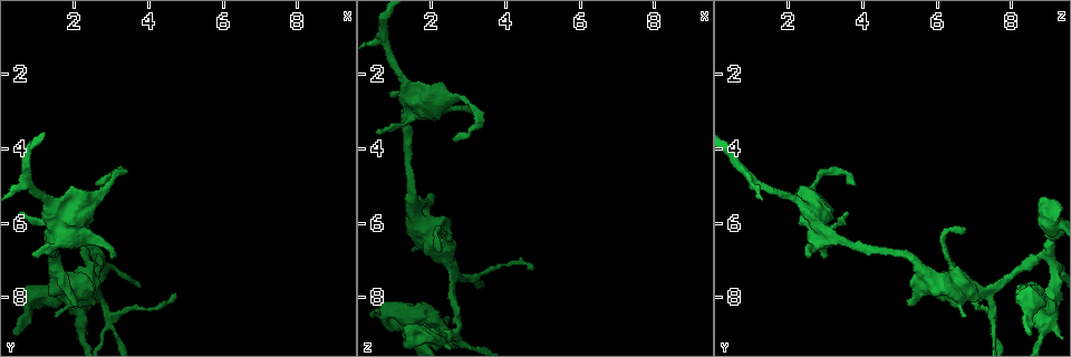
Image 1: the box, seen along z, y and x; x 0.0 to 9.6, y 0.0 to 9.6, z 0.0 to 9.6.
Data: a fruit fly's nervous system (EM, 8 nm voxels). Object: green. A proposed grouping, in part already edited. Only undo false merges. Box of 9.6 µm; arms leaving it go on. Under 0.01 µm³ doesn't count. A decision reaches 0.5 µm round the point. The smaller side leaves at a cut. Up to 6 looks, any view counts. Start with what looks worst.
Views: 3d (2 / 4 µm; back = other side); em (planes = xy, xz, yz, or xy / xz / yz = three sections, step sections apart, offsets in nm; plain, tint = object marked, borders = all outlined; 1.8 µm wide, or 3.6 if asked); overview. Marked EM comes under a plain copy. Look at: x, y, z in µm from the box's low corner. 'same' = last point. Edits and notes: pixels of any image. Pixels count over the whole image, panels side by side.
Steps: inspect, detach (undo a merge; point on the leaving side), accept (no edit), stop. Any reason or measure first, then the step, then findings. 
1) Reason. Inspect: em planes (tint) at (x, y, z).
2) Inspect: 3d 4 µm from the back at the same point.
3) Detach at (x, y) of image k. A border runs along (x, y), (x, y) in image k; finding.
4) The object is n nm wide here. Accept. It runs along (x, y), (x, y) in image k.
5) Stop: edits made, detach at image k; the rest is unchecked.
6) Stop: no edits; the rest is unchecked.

Small branch off a trunk. Inspect: 3d 4 µm at (2.55, 7.70, 7.35).

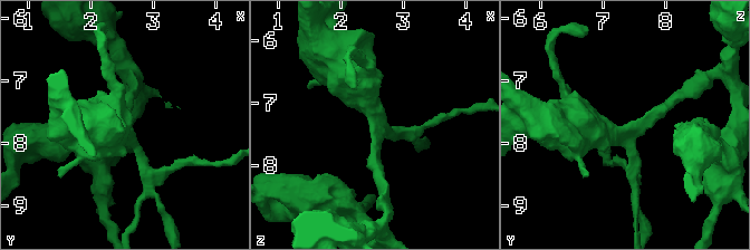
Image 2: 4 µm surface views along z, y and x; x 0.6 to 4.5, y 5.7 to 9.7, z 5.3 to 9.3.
3 arms meet here; the arms are 170, 170, 700 nm wide. Inspect: em 3.6 µm yz step 8 (tint) at (2.50, 7.75, 7.35).

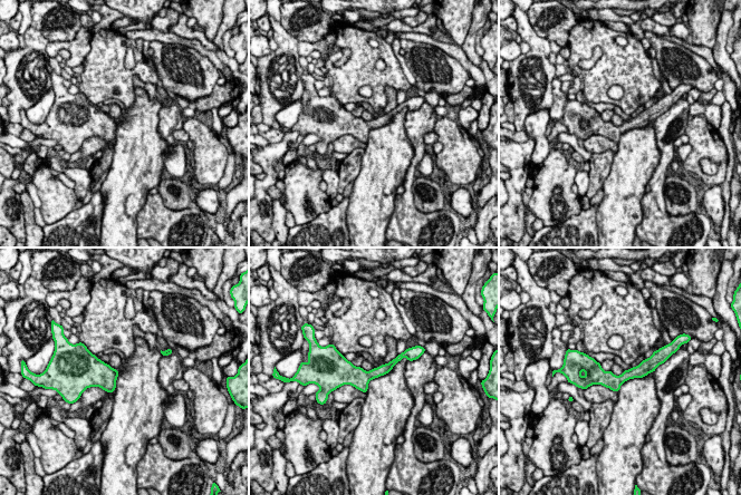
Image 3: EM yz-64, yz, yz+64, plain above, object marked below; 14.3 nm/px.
Inspect: em 3.6 µm planes (tint) at the same point.

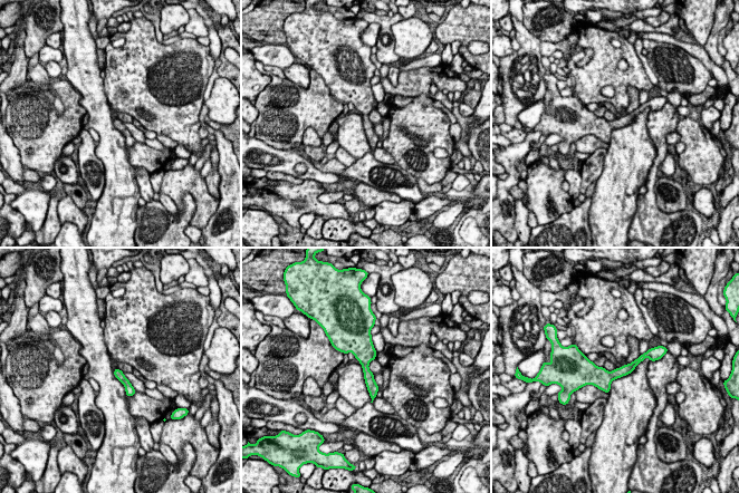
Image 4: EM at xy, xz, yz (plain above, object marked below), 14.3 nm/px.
Accept. Continuous, no second cell.

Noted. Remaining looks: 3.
Sharp bend. Inspect: em 3.6 µm xz step 16 (tint) at (1.65, 6.20, 2.90).

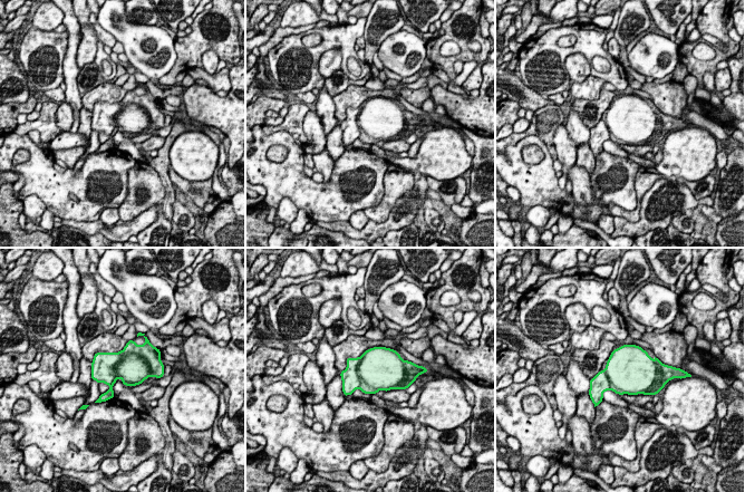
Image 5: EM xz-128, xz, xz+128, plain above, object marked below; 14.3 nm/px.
Inspect: em 3.6 µm planes (tint) at the same point.

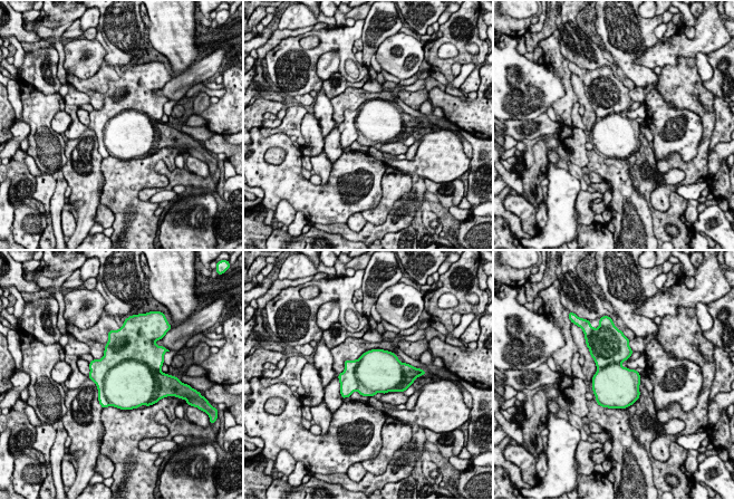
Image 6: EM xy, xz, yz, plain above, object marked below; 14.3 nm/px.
Detach at (126, 378) of image 6. Two cells meet here.

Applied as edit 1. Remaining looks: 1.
Stop: edits made, detach at image 6; the rest is unchecked.

